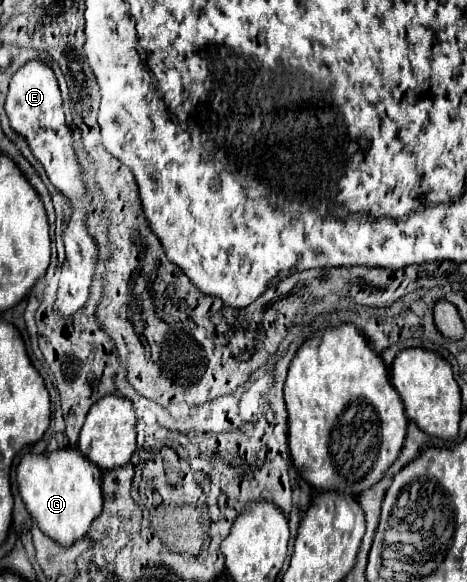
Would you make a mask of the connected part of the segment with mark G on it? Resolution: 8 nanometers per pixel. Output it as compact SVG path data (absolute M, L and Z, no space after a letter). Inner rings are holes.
M62 448L46 454L26 454L16 468L18 490L26 510L40 530L60 546L80 540L92 520L102 512L102 472L76 448Z

